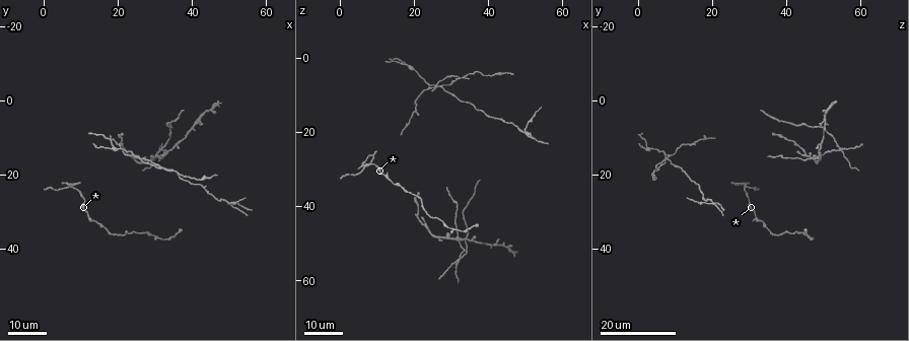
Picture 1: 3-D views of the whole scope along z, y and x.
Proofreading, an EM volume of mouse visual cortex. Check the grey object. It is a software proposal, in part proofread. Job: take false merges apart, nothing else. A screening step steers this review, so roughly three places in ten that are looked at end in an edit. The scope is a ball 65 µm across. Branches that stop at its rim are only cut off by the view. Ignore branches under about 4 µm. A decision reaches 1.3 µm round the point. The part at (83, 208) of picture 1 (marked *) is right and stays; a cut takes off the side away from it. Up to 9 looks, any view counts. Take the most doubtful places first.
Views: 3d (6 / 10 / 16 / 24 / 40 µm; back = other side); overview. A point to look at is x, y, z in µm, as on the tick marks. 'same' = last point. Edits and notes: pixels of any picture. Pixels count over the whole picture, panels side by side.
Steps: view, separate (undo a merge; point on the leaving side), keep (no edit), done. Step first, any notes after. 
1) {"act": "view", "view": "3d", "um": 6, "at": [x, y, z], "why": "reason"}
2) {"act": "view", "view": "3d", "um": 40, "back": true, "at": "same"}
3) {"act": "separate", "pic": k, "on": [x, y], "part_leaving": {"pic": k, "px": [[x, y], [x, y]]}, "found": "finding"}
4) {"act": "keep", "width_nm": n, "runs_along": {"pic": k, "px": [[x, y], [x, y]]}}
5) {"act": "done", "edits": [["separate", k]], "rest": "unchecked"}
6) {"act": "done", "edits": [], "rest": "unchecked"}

{"act": "view", "view": "3d", "um": 16, "at": [26.0, 16.0, 7.0], "why": "four-way junction"}

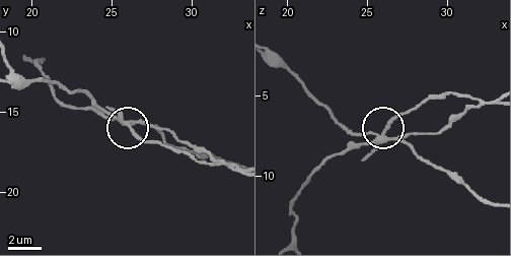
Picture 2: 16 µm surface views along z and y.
{"act": "view", "view": "3d", "um": 6, "at": [26.0, 16.0, 7.0], "why": "zoom in"}

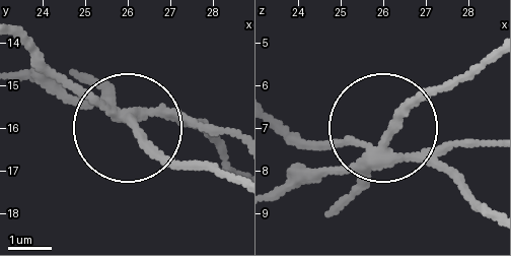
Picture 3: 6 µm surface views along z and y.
{"act": "separate", "pic": 3, "on": [156, 146], "arms": 4, "part_leaving": {"pic": 3, "px": [[141, 111], [235, 136]]}, "found": "two cells meet here"}

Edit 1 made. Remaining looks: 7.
{"act": "view", "view": "overview"}

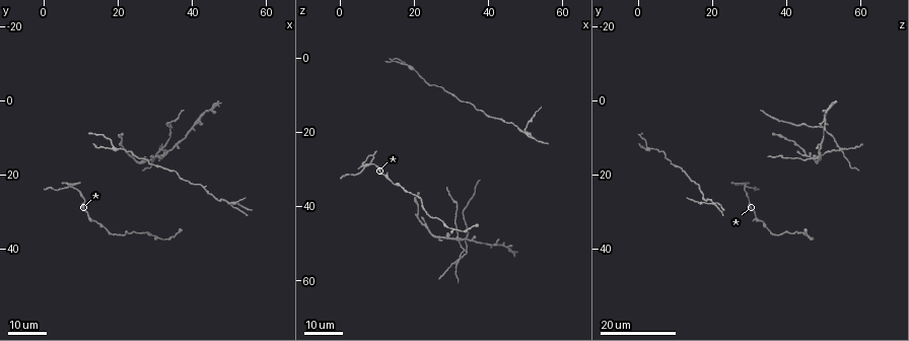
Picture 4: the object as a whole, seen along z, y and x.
{"act": "view", "view": "3d", "um": 24, "at": [50.5, 28.0, 19.5], "why": "branch point"}

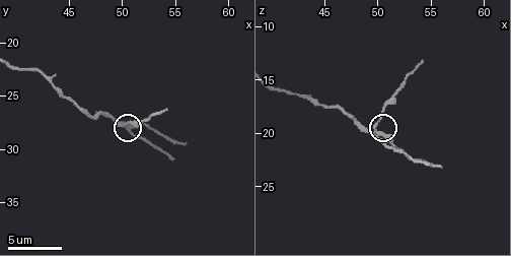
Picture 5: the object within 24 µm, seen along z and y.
{"act": "view", "view": "3d", "um": 10, "at": [49.8, 27.6, 19.6]}

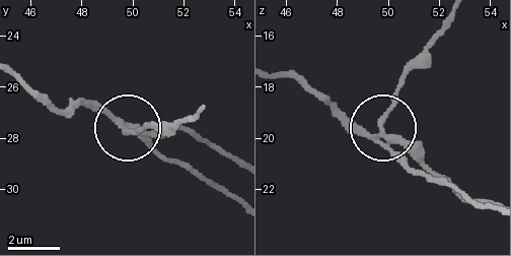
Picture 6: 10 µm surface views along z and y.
{"act": "separate", "pic": 6, "on": [417, 162], "side_arm_um": 8, "part_leaving": {"pic": 6, "px": [[382, 138], [382, 121], [405, 68], [441, 22]]}, "found": "a second cell is stuck on"}

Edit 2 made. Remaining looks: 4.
{"act": "view", "view": "overview"}

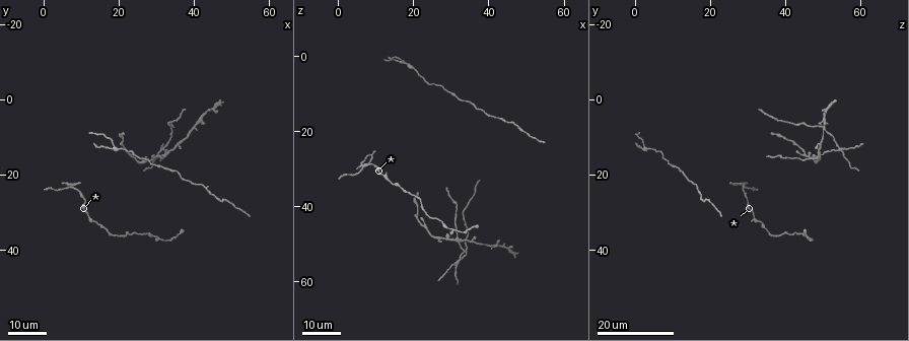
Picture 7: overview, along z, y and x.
{"act": "view", "view": "3d", "um": 24, "at": [18.5, 13.5, 2.0], "why": "two arms in line, one across"}

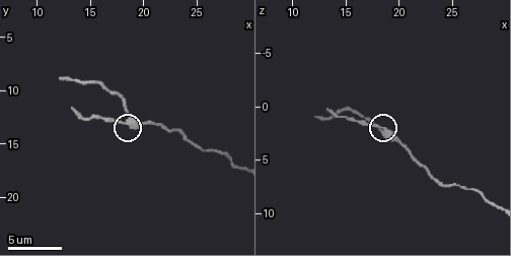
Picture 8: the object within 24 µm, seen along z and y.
{"act": "view", "view": "3d", "um": 6, "at": [18.8, 13.0, 2.4]}

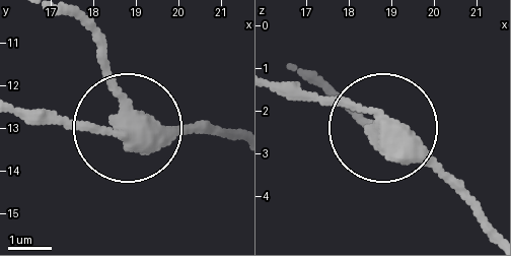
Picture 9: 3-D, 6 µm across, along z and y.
{"act": "view", "view": "3d", "um": 6, "back": true, "at": [18.70, 13.05, 2.40], "why": "from behind"}

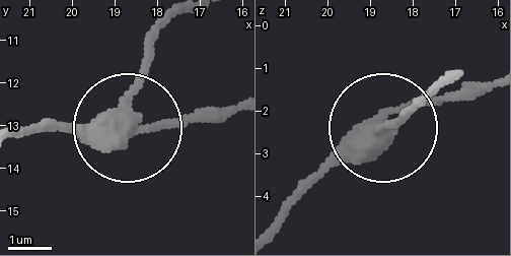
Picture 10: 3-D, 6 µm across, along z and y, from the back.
{"act": "separate", "pic": 10, "on": [191, 120], "arms": 3, "found": "two cells meet here"}

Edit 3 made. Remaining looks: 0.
{"act": "done", "edits": [["separate", 3], ["separate", 6], ["separate", 10]], "rest": "unchecked"}

